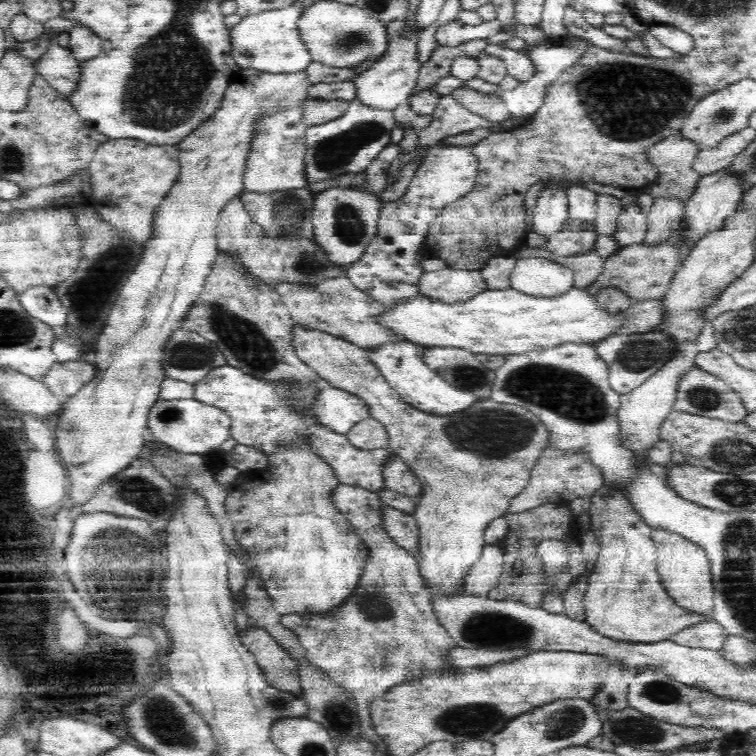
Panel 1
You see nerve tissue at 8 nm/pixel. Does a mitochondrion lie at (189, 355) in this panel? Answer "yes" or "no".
yes

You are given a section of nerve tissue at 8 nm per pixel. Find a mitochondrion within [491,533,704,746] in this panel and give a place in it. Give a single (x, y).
(564, 722)

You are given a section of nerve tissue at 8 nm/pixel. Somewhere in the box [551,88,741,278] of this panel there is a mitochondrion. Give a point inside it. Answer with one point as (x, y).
(722, 117)

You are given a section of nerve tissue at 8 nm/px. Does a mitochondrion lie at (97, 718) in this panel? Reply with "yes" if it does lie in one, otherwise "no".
no

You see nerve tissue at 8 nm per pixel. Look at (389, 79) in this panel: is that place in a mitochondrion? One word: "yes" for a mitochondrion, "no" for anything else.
no

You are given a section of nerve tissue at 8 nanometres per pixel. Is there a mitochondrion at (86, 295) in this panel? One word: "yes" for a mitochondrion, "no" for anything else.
yes

